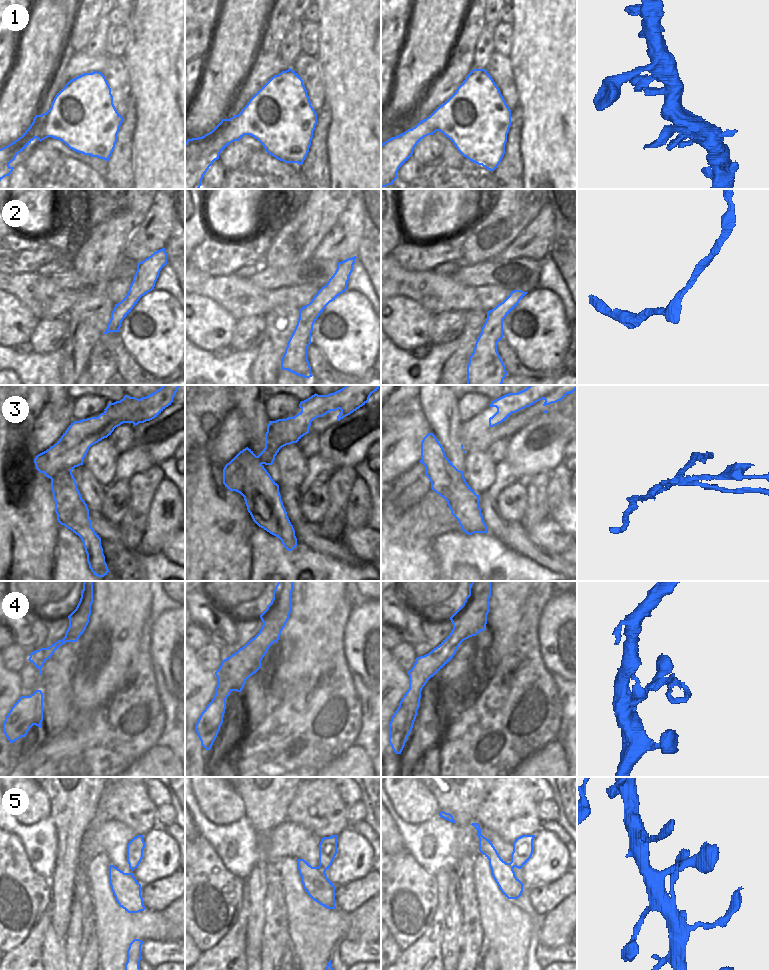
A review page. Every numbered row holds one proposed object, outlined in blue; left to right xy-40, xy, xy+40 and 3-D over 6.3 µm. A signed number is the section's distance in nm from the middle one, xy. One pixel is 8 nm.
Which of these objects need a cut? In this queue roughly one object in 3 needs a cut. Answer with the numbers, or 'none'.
3

